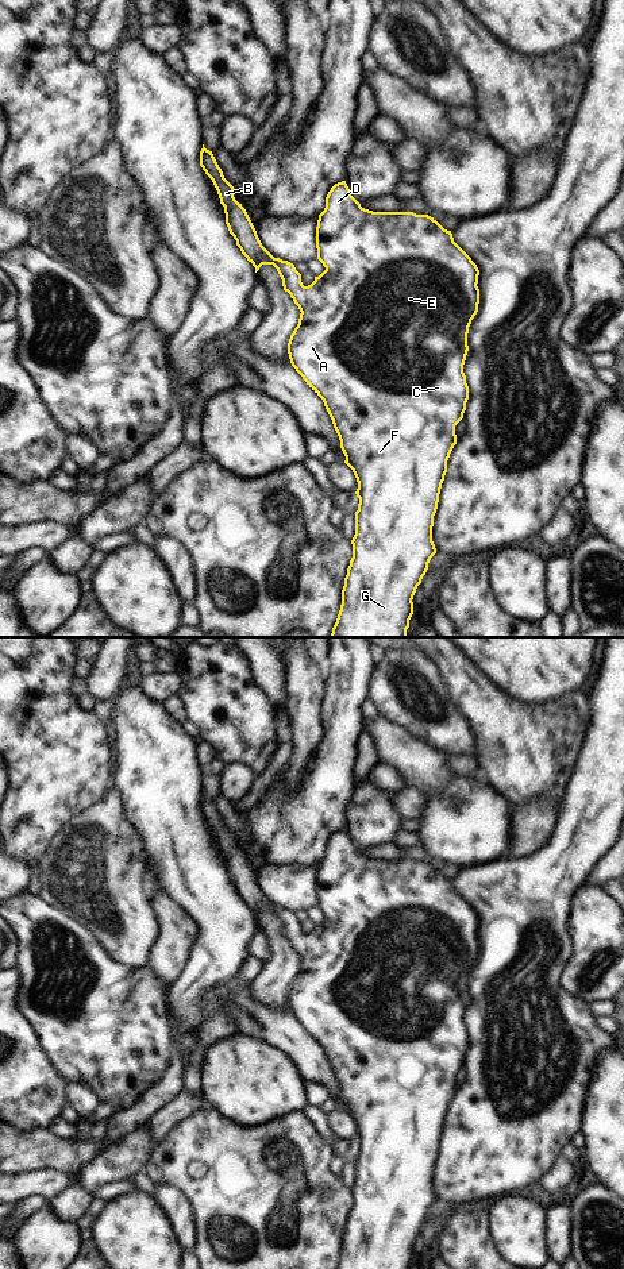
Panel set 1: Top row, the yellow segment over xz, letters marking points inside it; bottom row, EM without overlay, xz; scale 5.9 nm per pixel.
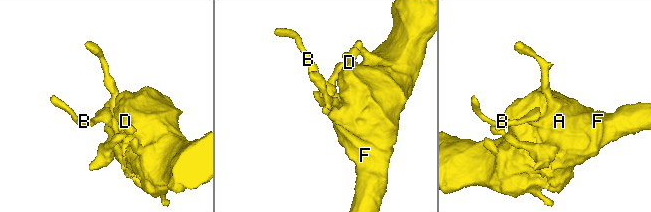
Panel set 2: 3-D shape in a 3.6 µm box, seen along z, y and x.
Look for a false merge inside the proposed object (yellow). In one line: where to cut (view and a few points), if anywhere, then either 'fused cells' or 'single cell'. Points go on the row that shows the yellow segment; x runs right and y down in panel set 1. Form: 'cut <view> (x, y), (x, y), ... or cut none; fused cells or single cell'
cut none; single cell

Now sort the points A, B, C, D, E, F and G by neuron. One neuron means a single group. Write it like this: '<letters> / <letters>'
A B C D E F G

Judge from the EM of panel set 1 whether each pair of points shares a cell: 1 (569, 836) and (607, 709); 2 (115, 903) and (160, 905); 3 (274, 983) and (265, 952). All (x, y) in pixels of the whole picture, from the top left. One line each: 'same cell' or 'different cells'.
1: same cell
2: different cells
3: different cells

